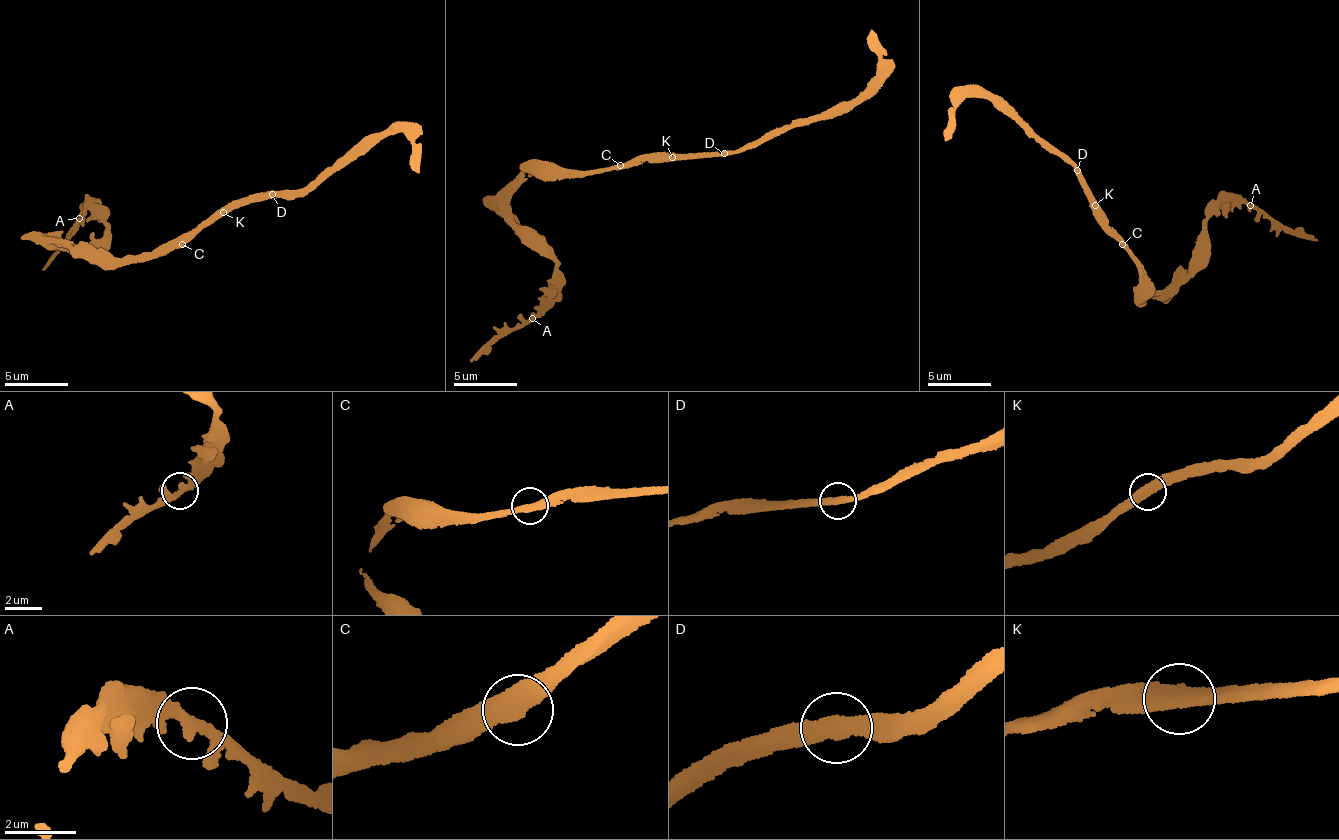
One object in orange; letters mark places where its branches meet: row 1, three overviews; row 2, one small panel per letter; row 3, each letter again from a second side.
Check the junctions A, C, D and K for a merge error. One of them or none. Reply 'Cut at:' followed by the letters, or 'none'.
Cut at: none

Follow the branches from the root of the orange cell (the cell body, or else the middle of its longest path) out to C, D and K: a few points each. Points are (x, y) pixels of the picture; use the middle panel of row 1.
C: (605, 169), (620, 165)
D: (605, 169), (646, 158), (681, 159), (724, 152)
K: (605, 169), (646, 158), (671, 156)

